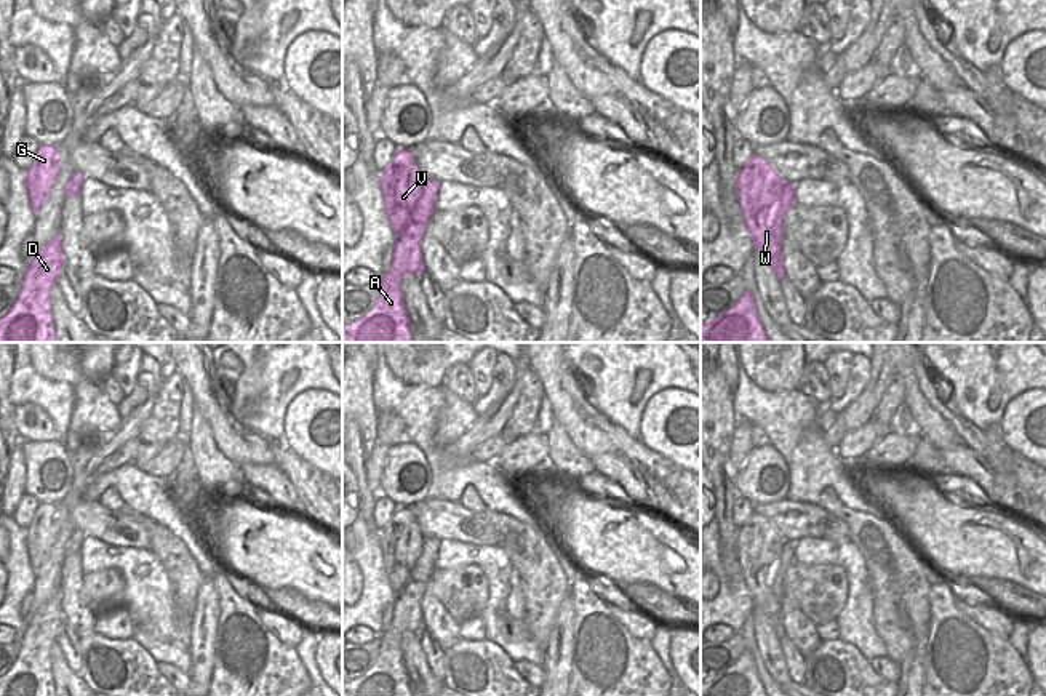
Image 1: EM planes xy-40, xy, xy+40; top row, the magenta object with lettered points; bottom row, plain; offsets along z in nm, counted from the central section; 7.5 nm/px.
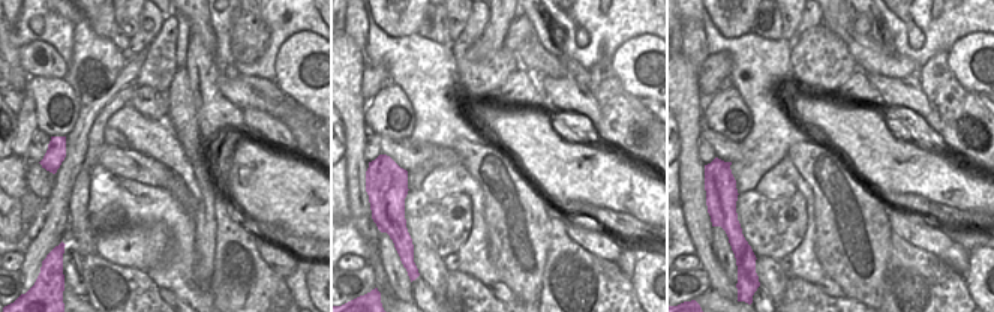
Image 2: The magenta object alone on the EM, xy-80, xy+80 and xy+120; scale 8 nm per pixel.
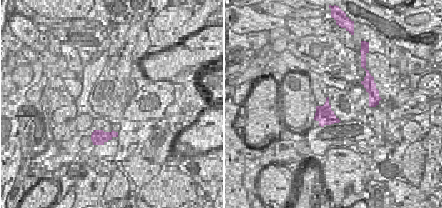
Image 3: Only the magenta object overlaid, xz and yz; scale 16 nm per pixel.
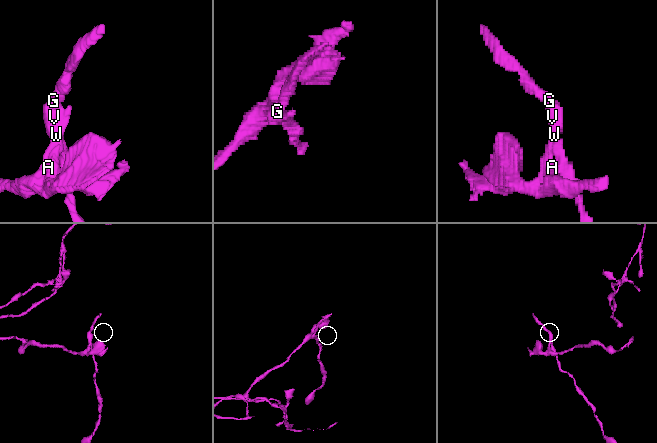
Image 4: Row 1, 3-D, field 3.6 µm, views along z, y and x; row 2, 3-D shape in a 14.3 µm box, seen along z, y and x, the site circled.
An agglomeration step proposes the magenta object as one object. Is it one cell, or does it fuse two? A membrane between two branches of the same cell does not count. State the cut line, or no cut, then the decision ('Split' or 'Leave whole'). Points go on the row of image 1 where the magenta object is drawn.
Split along xy (424, 180), (424, 192), (411, 220), (397, 237). Split.

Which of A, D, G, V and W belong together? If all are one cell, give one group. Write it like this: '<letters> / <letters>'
A D / G V W

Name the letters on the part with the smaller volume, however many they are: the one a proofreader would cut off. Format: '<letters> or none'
G, V, W

